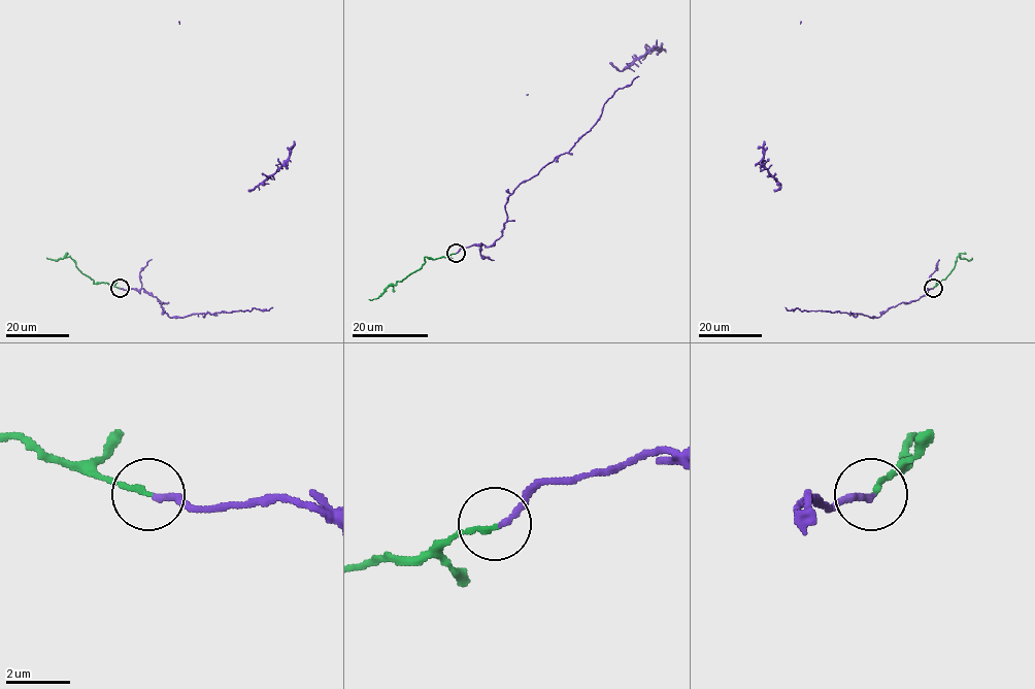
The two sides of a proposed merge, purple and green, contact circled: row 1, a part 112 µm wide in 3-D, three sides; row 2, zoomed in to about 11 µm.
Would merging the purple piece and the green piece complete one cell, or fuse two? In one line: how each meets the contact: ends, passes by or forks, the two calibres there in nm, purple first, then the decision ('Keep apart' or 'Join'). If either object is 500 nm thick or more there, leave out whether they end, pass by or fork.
At the ring purple ends. At the ring green ends. Thickness 190 nm (purple) against 170 nm. Keep apart

